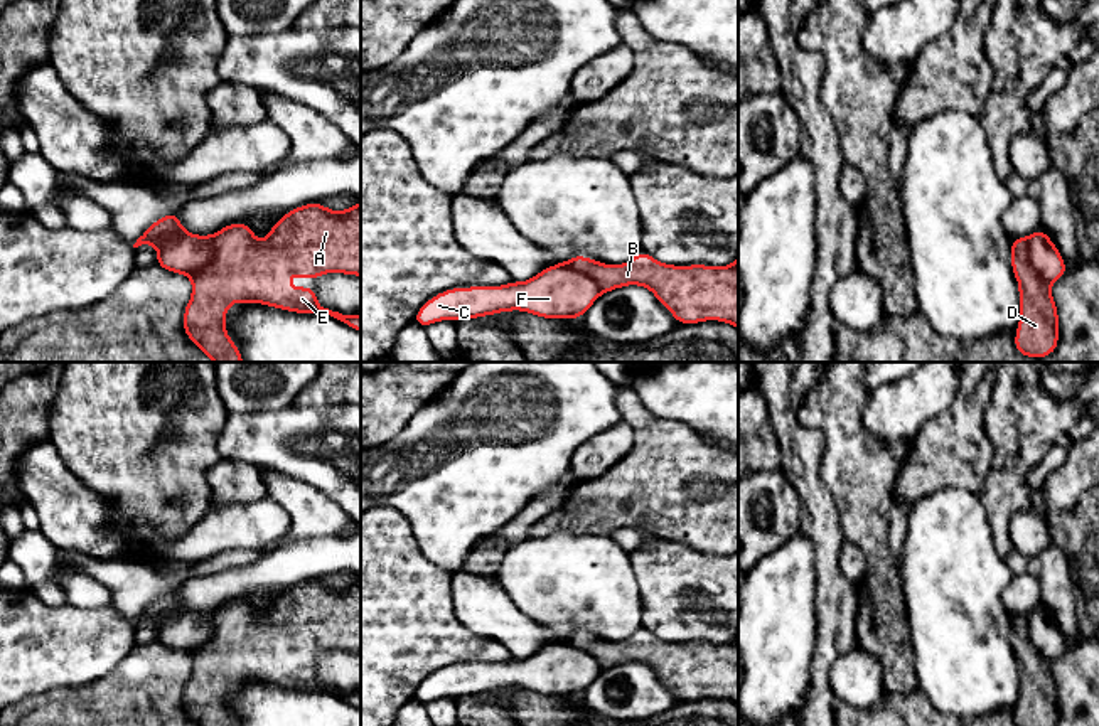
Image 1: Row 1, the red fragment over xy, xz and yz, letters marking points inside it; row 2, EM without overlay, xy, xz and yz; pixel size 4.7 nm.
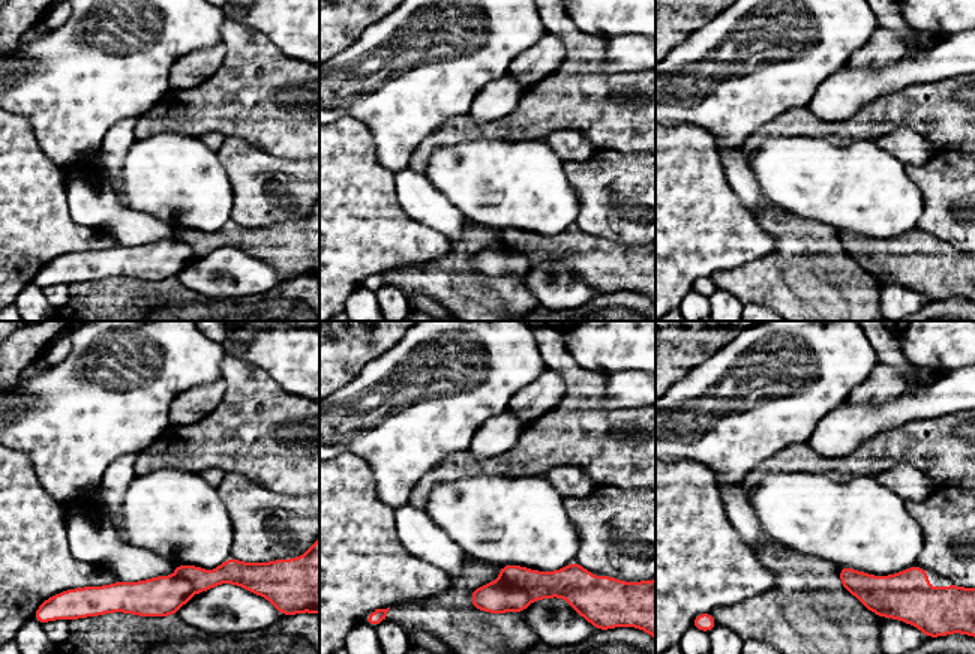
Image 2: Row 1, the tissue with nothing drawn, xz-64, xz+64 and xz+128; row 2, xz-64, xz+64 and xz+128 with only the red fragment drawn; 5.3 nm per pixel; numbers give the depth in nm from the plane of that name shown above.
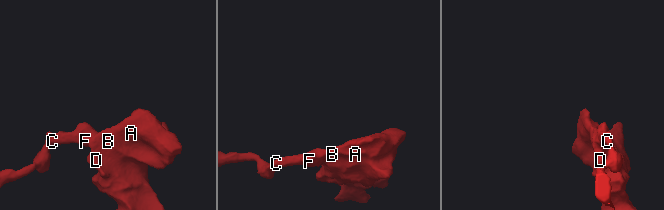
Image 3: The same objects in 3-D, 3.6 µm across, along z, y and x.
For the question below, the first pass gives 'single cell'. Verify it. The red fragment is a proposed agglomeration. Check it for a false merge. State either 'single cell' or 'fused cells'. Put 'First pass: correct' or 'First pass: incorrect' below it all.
fused cells
First pass: incorrect

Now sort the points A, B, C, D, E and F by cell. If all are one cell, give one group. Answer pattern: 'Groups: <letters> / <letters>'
Groups: A B D E / C F

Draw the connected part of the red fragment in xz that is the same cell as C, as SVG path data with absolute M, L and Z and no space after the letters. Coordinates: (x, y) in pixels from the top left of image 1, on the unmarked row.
M558 640L523 660L442 669L418 687L413 699L426 706L438 697L457 699L511 687L523 687L541 696L582 697L598 674L600 667L588 654Z

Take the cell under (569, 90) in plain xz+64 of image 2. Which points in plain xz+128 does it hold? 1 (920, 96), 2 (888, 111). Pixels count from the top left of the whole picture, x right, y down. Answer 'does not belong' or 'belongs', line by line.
1: belongs
2: belongs

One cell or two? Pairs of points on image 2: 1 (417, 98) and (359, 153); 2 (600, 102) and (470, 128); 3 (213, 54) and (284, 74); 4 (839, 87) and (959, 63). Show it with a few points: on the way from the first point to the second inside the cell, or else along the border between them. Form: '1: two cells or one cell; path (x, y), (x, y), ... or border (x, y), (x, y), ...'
1: two cells; border (348, 114), (365, 125), (377, 158), (392, 170)
2: one cell; path (567, 102), (552, 104), (530, 120), (503, 128)
3: two cells; border (222, 41), (225, 59), (201, 84)
4: one cell; path (869, 84), (893, 78), (911, 69), (929, 66)

